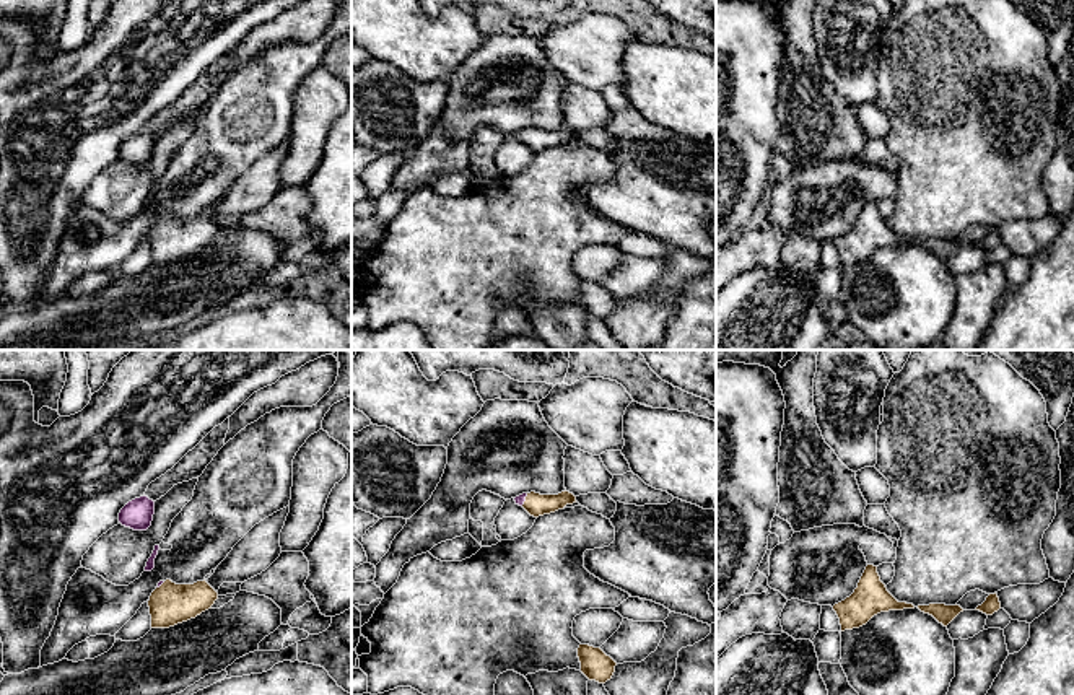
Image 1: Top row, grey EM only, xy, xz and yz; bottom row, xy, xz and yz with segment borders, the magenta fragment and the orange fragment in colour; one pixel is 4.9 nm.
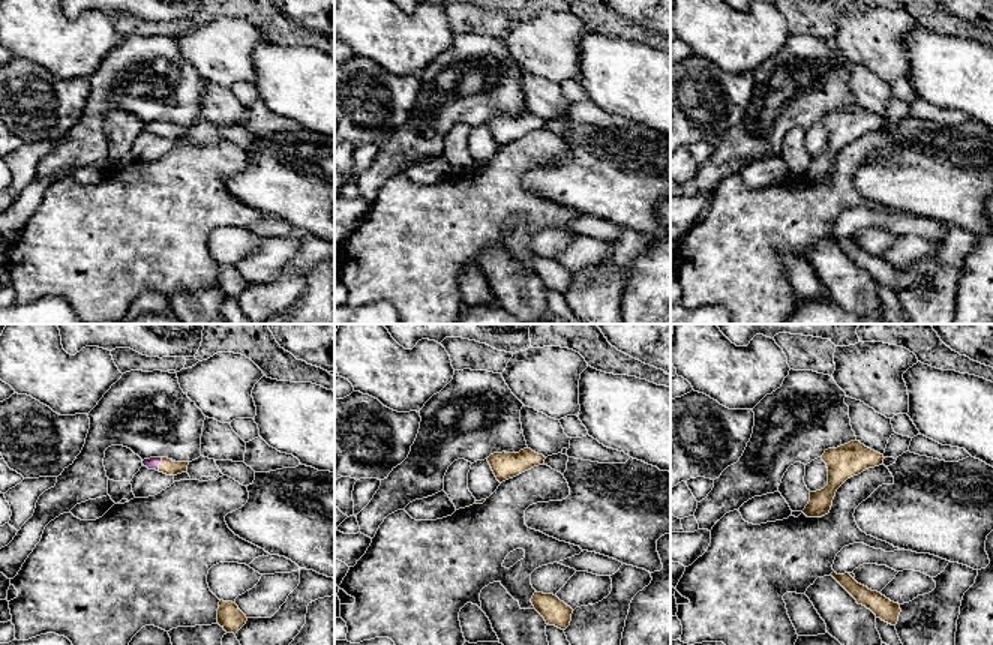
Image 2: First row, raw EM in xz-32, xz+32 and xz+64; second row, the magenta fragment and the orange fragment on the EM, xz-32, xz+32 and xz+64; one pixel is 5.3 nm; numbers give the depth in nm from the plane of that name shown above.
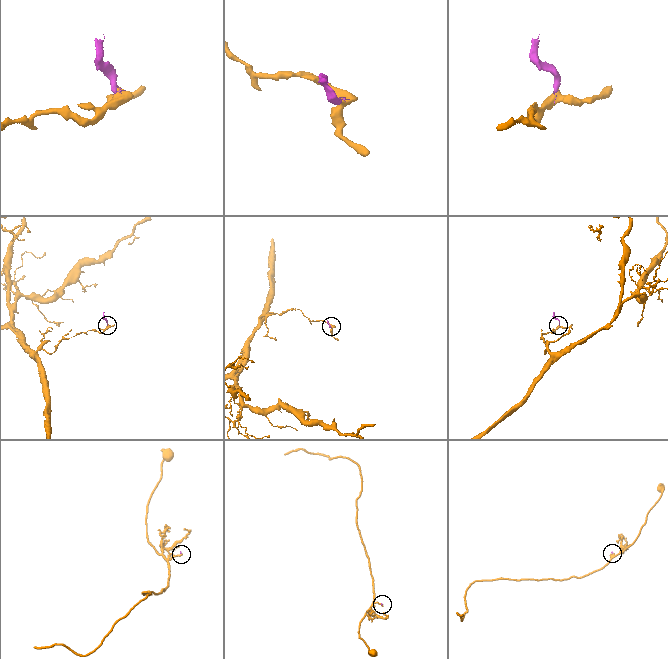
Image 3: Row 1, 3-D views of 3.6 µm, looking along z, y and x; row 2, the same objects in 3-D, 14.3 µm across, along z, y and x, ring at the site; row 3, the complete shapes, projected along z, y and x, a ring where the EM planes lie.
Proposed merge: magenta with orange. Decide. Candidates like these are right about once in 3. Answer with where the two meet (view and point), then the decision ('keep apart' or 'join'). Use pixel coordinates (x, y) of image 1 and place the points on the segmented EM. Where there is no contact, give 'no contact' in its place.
meets magenta in xz at (524, 500); join

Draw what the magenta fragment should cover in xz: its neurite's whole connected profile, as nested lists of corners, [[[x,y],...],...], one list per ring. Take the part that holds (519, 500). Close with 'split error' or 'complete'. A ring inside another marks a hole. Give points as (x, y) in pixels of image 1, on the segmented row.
[[[566,490],[558,495],[540,495],[530,492],[516,496],[514,501],[530,516],[539,518],[563,509],[566,505],[576,503],[576,496]]]; split error

